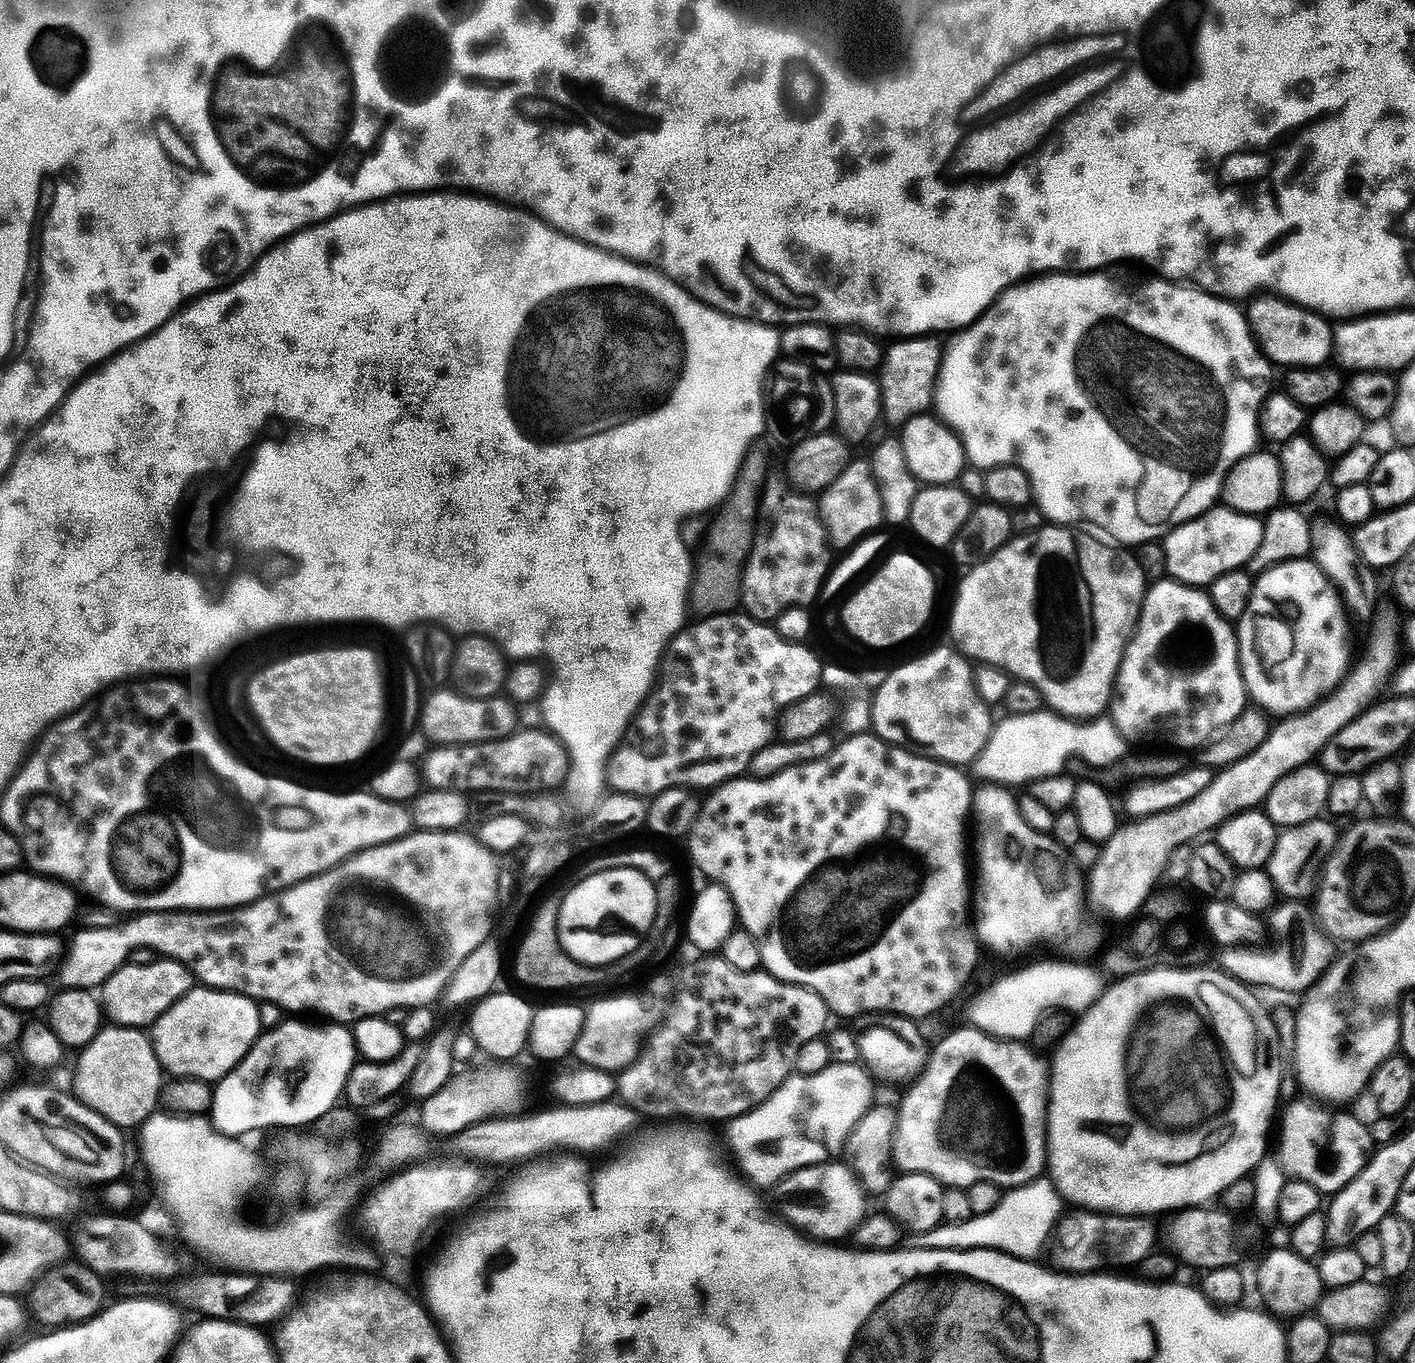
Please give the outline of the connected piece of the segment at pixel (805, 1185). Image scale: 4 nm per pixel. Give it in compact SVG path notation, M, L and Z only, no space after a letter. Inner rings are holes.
M829 1162L827 1164L817 1164L815 1168L803 1168L802 1171L794 1173L790 1177L790 1185L796 1192L800 1192L797 1200L792 1200L788 1204L788 1213L786 1219L789 1224L800 1229L811 1239L817 1242L844 1242L851 1237L862 1226L862 1222L868 1219L870 1209L868 1209L868 1200L870 1193L865 1188L860 1177L852 1171L847 1163L836 1164L840 1162Z

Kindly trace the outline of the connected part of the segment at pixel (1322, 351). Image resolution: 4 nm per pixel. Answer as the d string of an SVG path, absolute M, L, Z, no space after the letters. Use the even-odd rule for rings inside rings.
M1260 294L1247 305L1246 315L1256 342L1266 359L1284 370L1323 368L1332 356L1332 328L1327 319L1301 304L1292 304L1280 296Z

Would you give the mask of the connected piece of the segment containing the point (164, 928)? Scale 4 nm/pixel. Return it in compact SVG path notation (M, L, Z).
M146 912L135 918L128 918L125 924L112 924L109 928L88 928L73 938L67 945L66 955L58 969L61 989L77 988L78 990L100 990L108 979L115 977L139 948L149 948L157 957L168 958L172 952L171 912Z

